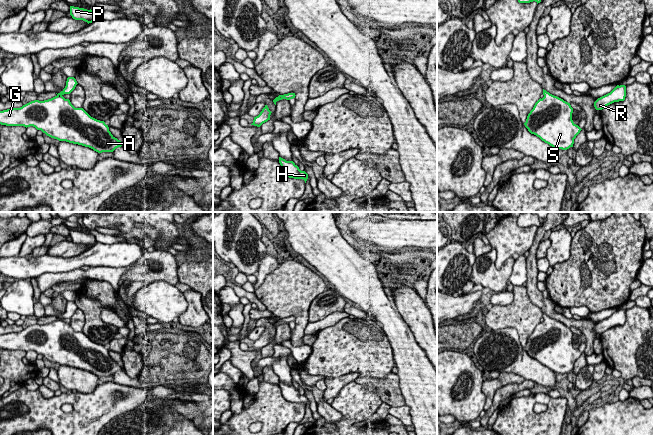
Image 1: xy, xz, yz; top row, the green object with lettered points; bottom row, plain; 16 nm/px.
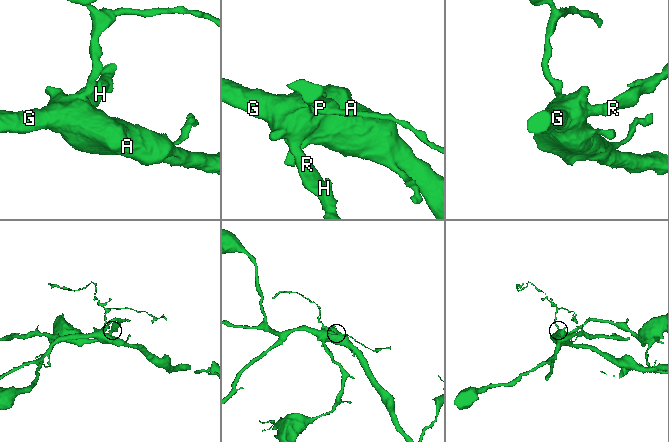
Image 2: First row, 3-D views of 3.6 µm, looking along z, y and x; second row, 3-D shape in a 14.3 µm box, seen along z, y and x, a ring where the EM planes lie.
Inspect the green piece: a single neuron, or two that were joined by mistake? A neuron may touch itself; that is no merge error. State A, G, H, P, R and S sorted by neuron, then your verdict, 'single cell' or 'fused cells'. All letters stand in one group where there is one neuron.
A G H P R S | single cell

